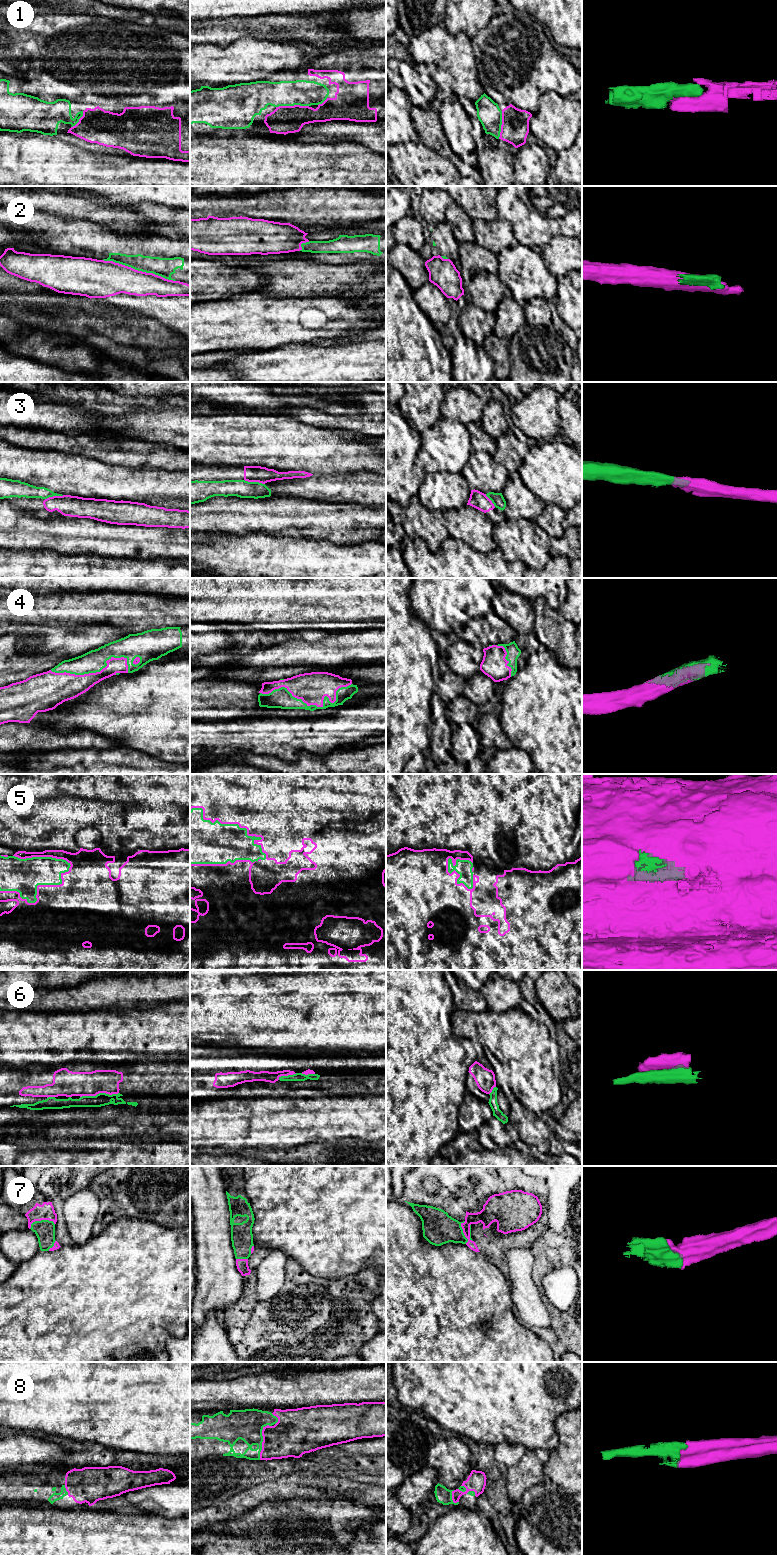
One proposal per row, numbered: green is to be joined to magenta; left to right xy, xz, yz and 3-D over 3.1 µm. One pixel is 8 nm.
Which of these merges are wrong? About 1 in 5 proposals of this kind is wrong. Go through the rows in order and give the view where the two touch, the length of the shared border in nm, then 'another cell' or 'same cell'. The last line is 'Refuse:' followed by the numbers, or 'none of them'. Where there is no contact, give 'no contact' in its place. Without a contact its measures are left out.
1: contact in xz; length 260 nm; same cell
2: contact in xy; length 600 nm; another cell
3: contact in xz; length 170 nm; same cell
4: contact in xz; length 750 nm; same cell
5: contact in xy; length 600 nm; same cell
6: contact in xy; length 320 nm; another cell
7: contact in yz; length 180 nm; same cell
8: contact in xz; length 300 nm; same cell
Refuse: 2, 6

